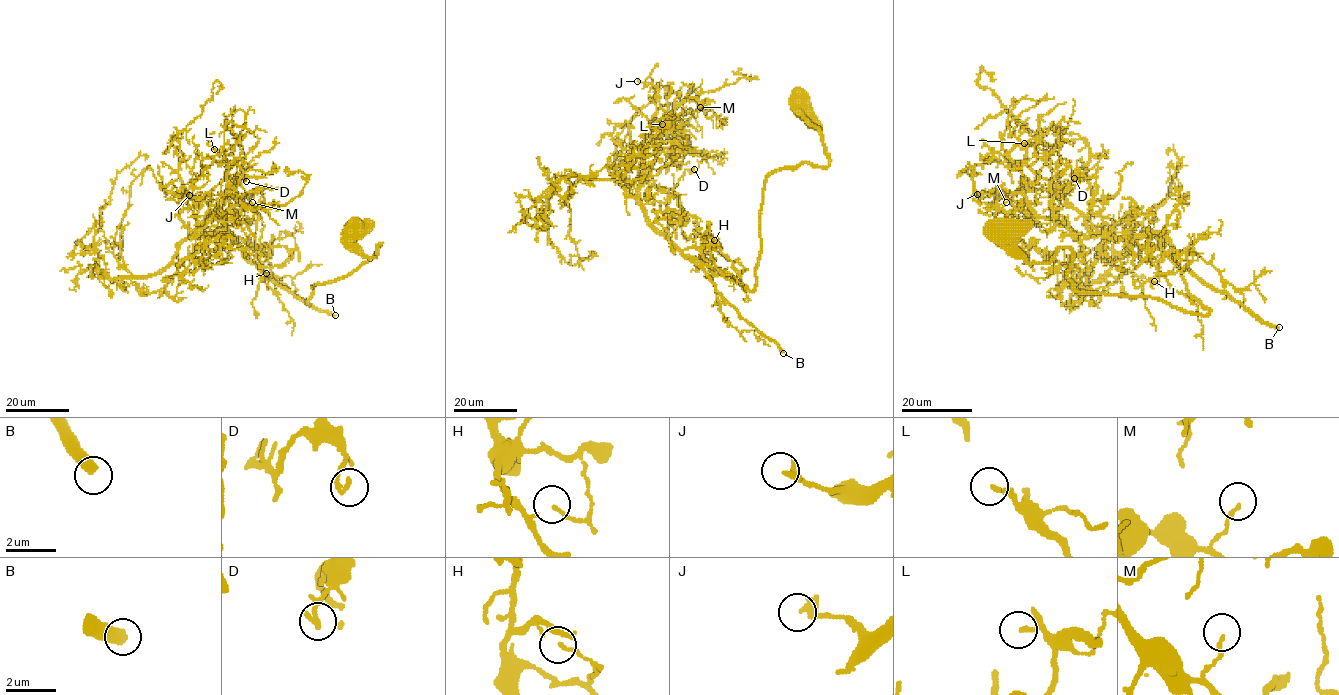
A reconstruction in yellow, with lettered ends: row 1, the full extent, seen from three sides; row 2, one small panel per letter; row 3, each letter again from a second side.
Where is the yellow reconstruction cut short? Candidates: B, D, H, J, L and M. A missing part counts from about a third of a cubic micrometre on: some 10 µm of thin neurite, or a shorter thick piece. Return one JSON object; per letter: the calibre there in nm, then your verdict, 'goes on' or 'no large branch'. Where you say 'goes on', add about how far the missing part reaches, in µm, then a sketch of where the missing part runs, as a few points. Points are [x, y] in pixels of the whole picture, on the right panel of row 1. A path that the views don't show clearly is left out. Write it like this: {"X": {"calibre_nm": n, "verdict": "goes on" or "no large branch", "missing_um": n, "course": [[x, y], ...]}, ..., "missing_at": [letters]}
{"B": {"calibre_nm": 460, "verdict": "goes on", "missing_um": 180}, "D": {"calibre_nm": 200, "verdict": "no large branch"}, "H": {"calibre_nm": 130, "verdict": "no large branch"}, "J": {"calibre_nm": 320, "verdict": "no large branch"}, "L": {"calibre_nm": 120, "verdict": "goes on", "missing_um": 25, "course": [[1024, 143], [1013, 137], [1007, 124], [991, 106], [986, 106], [964, 87]]}, "M": {"calibre_nm": 130, "verdict": "no large branch"}, "missing_at": ["B", "L"]}

